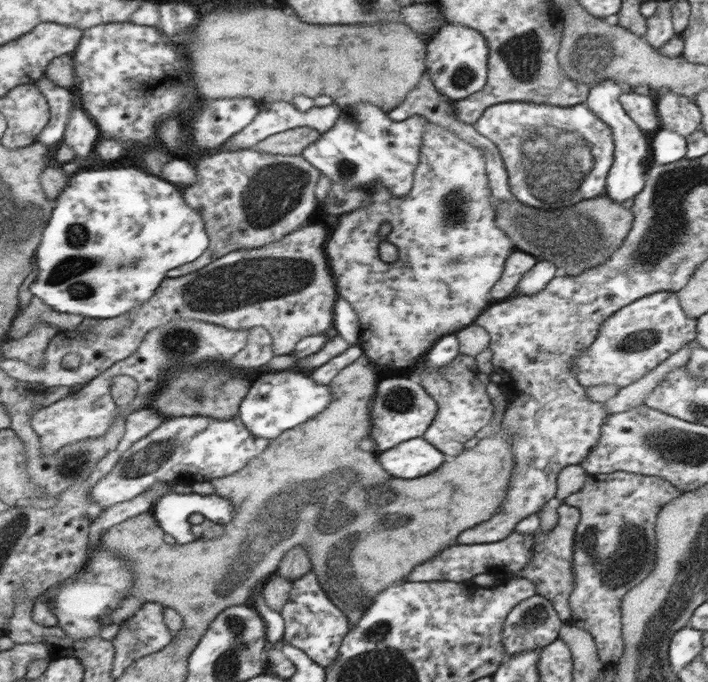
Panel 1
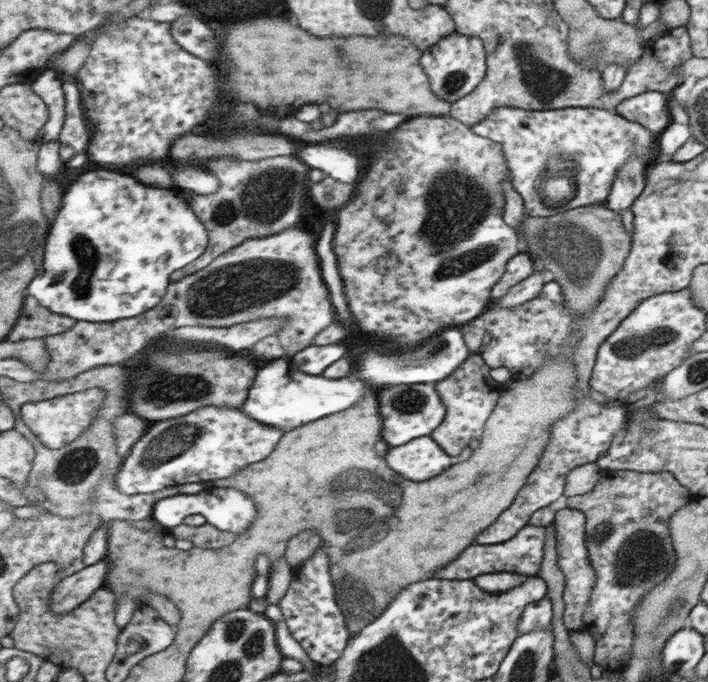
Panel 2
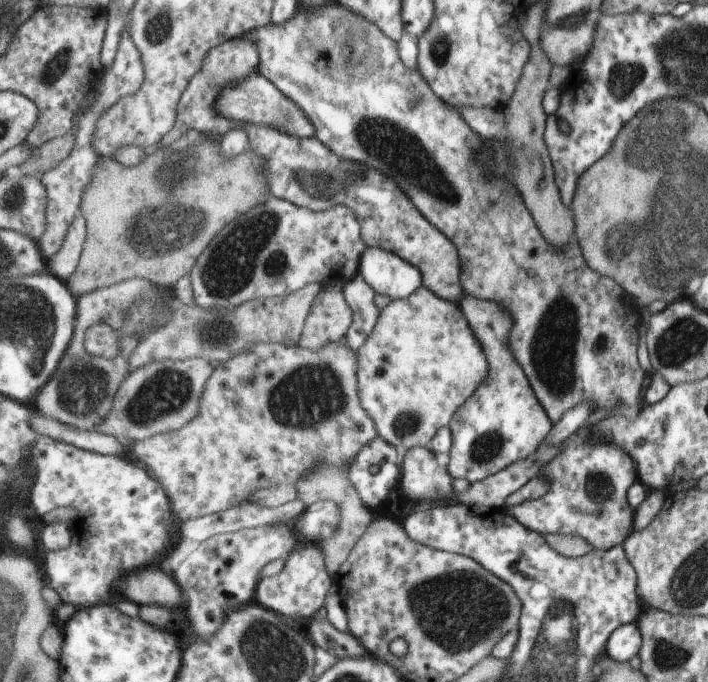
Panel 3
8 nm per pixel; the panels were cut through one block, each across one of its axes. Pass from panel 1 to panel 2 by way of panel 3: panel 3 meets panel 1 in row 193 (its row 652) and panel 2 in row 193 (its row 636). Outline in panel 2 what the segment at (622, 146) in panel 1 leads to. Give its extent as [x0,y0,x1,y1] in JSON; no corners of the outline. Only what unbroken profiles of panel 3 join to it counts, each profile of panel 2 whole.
[606,157,647,216]

